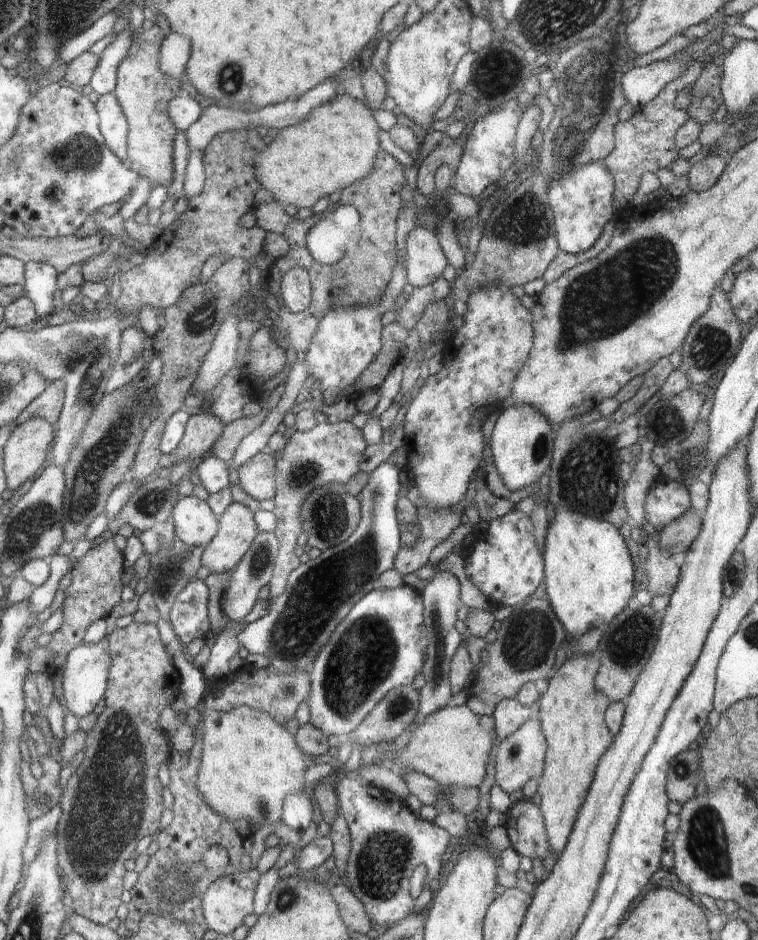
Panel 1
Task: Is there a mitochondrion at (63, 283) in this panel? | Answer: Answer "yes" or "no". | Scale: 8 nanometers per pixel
no

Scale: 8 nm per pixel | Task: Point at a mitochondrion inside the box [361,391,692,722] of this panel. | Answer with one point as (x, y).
(587, 477)

